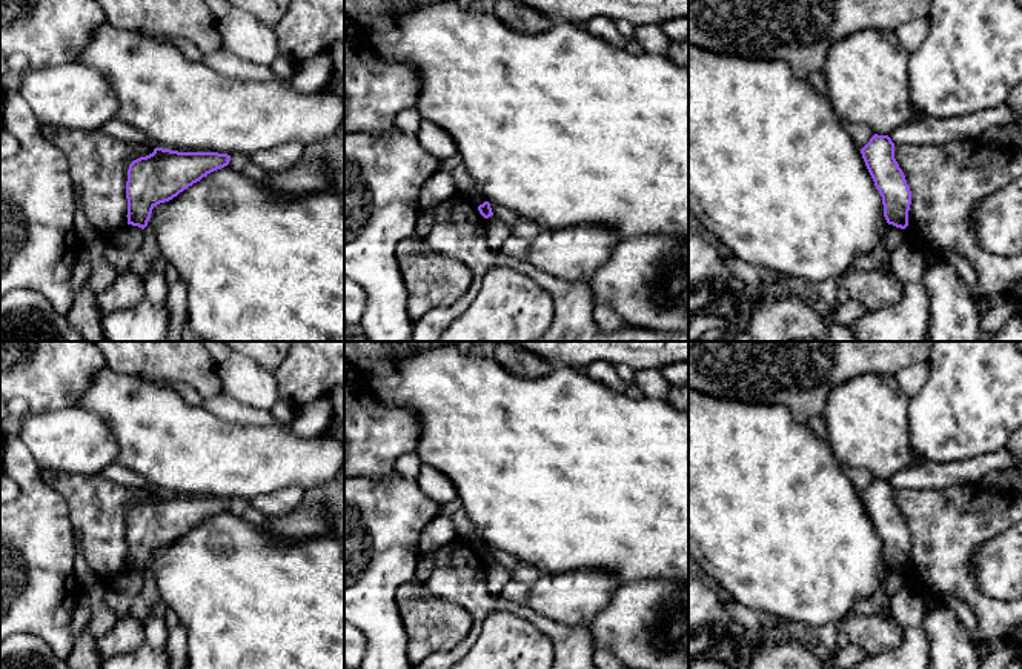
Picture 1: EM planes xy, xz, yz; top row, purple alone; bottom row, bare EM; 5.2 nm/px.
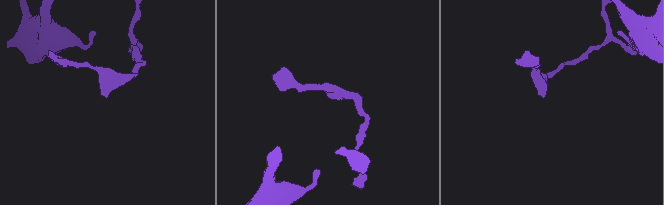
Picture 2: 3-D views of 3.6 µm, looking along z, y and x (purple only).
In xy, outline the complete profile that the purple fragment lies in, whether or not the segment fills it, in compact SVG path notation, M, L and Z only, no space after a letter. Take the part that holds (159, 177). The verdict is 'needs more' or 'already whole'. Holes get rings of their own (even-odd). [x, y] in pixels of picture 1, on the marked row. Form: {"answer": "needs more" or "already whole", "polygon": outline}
{"answer": "already whole", "polygon": "M163 148L134 160L126 181L128 225L144 229L157 205L172 200L229 161L227 154L178 152Z"}

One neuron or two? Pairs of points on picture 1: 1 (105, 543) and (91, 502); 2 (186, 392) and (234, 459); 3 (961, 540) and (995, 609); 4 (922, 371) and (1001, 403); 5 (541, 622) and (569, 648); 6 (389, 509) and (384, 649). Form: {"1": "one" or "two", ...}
{"1": "one", "2": "two", "3": "one", "4": "two", "5": "one", "6": "one"}

